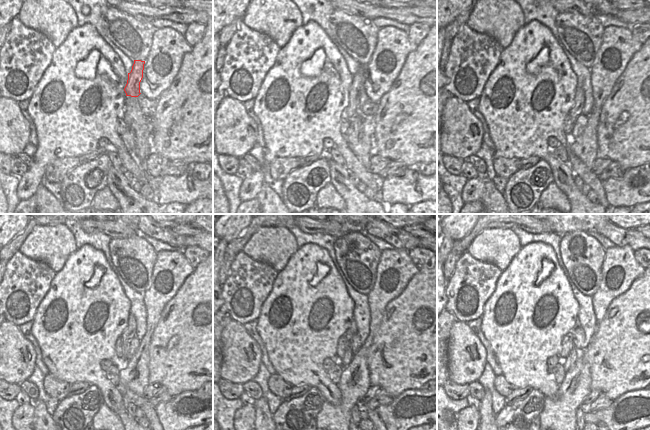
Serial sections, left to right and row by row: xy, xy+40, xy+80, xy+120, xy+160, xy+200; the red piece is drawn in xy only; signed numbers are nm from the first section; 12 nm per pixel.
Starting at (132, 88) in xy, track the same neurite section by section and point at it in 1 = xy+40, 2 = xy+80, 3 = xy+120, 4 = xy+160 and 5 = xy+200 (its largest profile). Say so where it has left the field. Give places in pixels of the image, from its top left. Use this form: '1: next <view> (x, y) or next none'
1: next xy+40 (358, 79)
2: next xy+80 (576, 110)
3: next xy+120 (129, 332)
4: next xy+160 (348, 355)
5: next xy+200 (568, 363)

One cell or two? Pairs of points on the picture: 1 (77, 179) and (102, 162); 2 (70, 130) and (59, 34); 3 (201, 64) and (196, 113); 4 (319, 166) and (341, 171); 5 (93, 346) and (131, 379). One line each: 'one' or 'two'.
1: one
2: two
3: one
4: two
5: two

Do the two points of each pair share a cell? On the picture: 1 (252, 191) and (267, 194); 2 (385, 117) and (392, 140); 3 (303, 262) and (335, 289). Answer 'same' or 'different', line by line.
1: different
2: same
3: same

